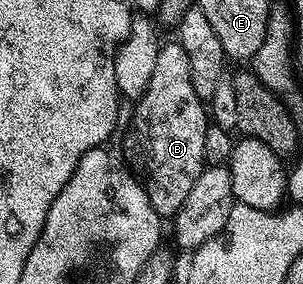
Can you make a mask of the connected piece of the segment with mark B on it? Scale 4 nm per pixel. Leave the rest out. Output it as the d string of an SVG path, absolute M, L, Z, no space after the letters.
M179 43L161 44L150 87L135 102L132 121L123 134L122 152L123 160L146 191L150 207L160 218L175 218L182 203L186 203L186 195L190 195L190 187L194 187L198 175L206 168L204 144L209 124L209 110L190 79L186 51Z

